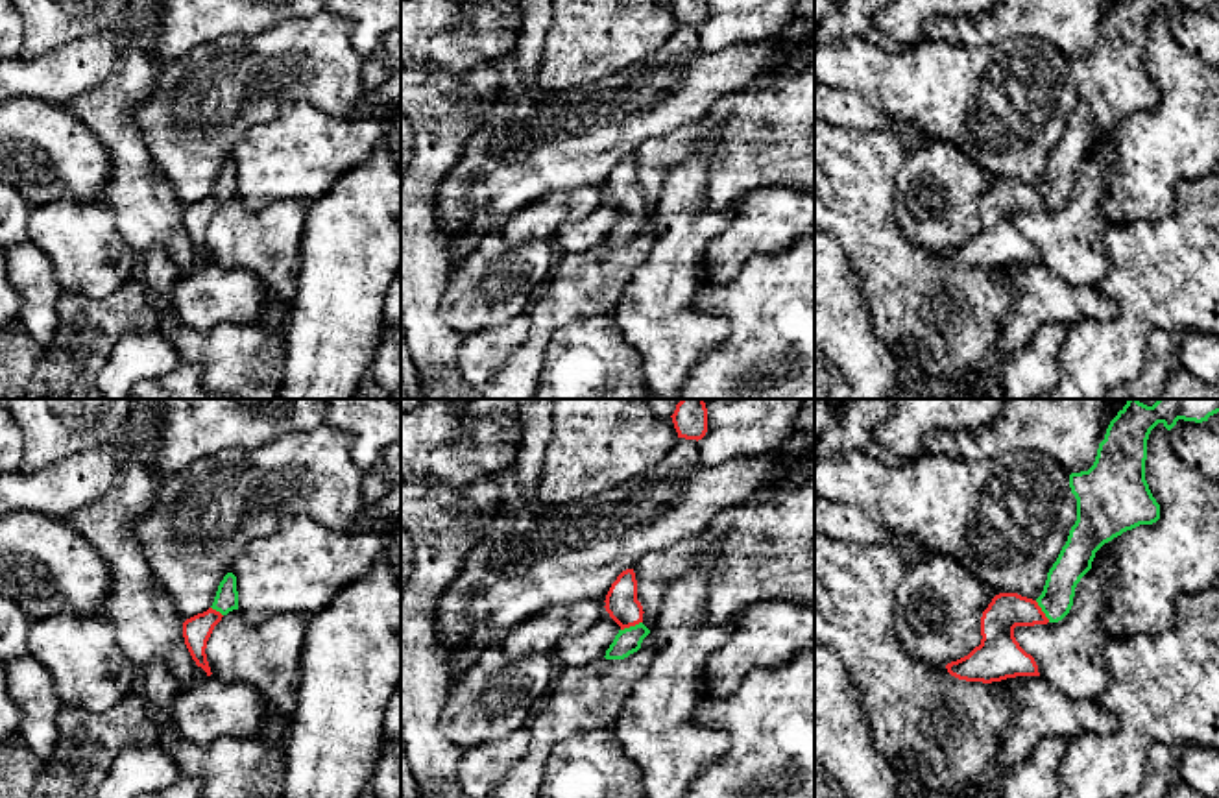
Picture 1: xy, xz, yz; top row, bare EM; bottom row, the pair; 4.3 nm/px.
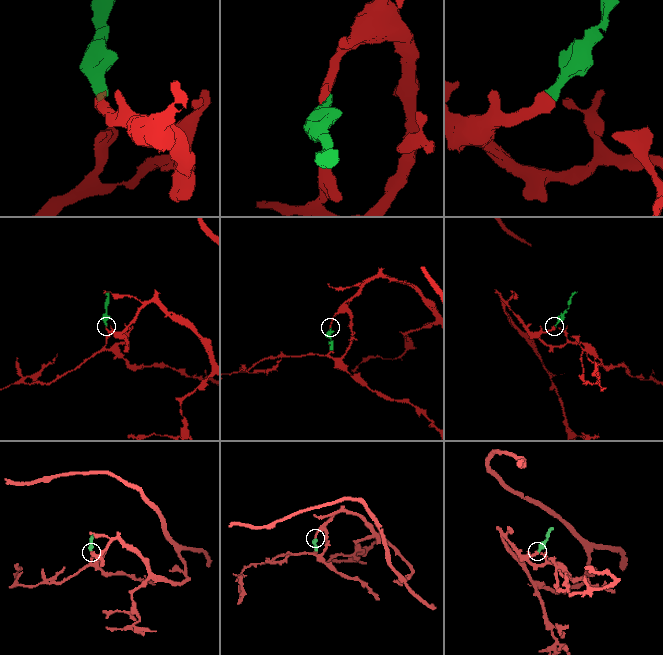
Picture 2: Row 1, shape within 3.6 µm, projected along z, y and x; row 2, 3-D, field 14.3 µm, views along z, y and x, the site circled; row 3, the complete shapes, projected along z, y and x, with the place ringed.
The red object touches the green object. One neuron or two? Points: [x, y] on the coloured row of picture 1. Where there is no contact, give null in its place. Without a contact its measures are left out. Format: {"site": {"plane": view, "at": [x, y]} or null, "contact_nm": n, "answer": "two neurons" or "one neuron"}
{"site": {"plane": "xz", "at": [630, 625]}, "contact_nm": 100, "answer": "one neuron"}

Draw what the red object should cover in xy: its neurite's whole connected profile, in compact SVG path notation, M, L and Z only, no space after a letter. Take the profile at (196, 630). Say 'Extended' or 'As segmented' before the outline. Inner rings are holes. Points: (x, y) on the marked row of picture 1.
Extended. M227 573L218 586L212 606L183 623L185 645L196 665L201 667L207 676L212 674L205 654L207 641L222 617L233 610L238 610L236 576Z

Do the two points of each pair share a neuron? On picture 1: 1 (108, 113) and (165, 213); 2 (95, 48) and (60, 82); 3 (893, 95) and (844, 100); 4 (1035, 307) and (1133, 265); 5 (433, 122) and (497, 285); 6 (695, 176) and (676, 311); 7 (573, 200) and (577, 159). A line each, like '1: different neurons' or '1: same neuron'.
1: same neuron
2: same neuron
3: different neurons
4: different neurons
5: different neurons
6: same neuron
7: different neurons

